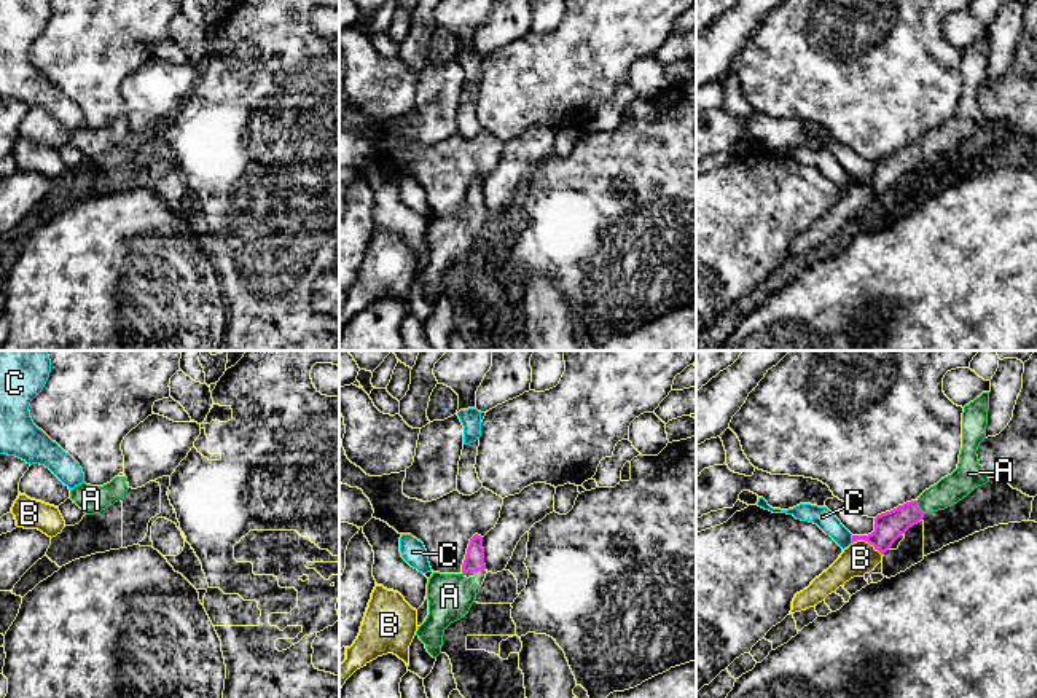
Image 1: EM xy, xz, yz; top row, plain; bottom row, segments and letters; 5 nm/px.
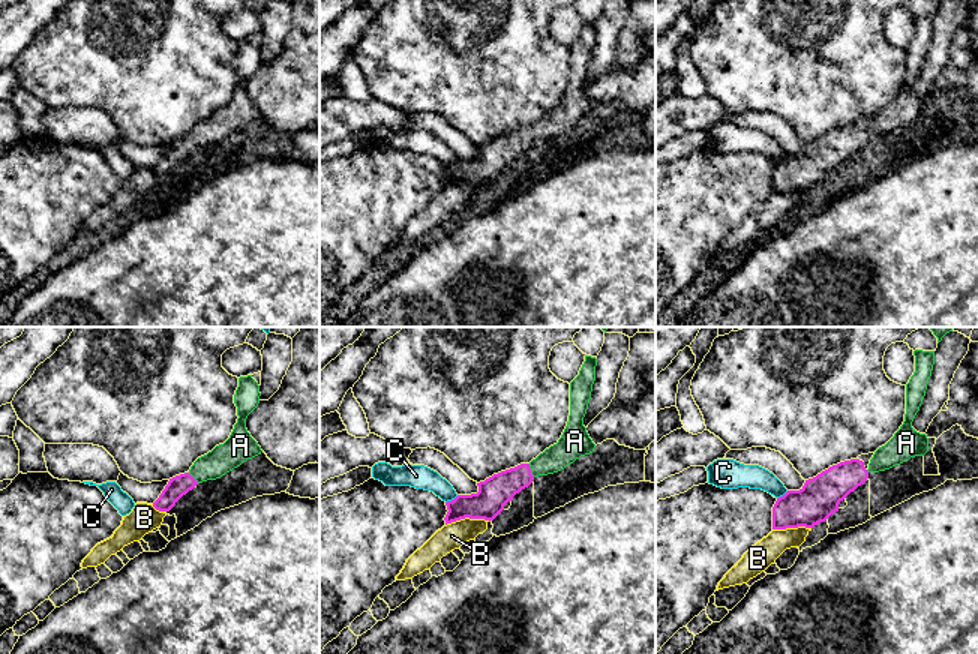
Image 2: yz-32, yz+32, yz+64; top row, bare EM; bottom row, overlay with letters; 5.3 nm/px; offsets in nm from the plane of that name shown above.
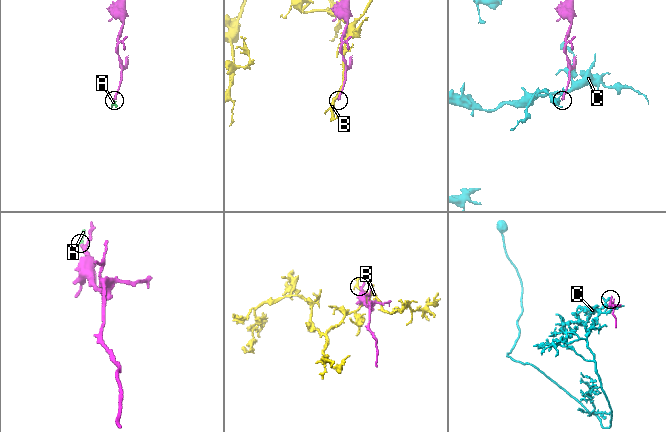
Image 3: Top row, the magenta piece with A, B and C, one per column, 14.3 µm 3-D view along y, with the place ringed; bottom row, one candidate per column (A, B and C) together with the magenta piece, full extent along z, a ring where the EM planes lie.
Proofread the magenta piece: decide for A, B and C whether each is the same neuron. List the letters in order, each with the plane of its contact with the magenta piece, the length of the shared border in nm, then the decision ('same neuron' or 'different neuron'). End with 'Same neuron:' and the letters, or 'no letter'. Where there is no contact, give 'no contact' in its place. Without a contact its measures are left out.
A: contact in yz; length 90 nm; same neuron
B: contact in yz; length 170 nm; different neuron
C: contact in yz; length 40 nm; different neuron
Same neuron: A

